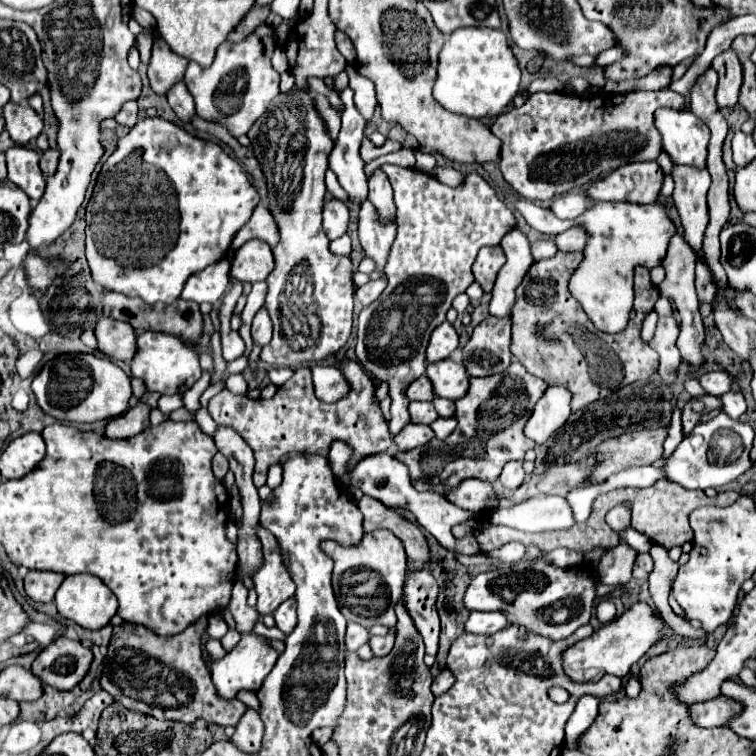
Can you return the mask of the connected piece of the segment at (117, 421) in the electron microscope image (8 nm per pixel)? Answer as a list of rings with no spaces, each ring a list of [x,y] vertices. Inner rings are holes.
[[[138,402],[126,414],[110,420],[104,434],[110,436],[110,438],[130,438],[132,434],[138,434],[138,432],[148,428],[146,426],[146,416],[148,414],[150,414],[150,406],[144,404],[144,402]]]

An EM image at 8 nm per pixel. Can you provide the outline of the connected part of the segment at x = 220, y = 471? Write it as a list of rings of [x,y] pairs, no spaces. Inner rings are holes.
[[[220,452],[212,458],[212,470],[214,470],[214,476],[216,476],[218,480],[222,480],[224,474],[228,472],[228,460],[226,460]]]

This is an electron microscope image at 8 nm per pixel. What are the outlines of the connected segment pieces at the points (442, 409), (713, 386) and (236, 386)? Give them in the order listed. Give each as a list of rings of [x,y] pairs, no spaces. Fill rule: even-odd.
[[[434,398],[434,408],[436,412],[442,416],[442,418],[450,418],[454,414],[454,402],[452,400],[446,400],[446,398]]]
[[[724,370],[706,372],[706,374],[698,376],[698,382],[706,390],[706,394],[712,394],[712,396],[722,396],[730,390],[730,376]]]
[[[230,374],[230,376],[226,378],[226,388],[228,388],[230,392],[236,392],[236,394],[246,394],[248,384],[246,384],[246,380],[242,378],[242,374]]]

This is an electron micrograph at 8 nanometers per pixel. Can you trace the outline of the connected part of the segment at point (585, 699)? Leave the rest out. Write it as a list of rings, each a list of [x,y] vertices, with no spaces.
[[[582,696],[576,704],[576,710],[572,712],[572,716],[568,718],[566,724],[566,744],[570,748],[574,748],[574,740],[578,738],[578,734],[582,734],[582,730],[586,730],[586,726],[590,726],[598,714],[598,704],[600,700],[594,696]]]

